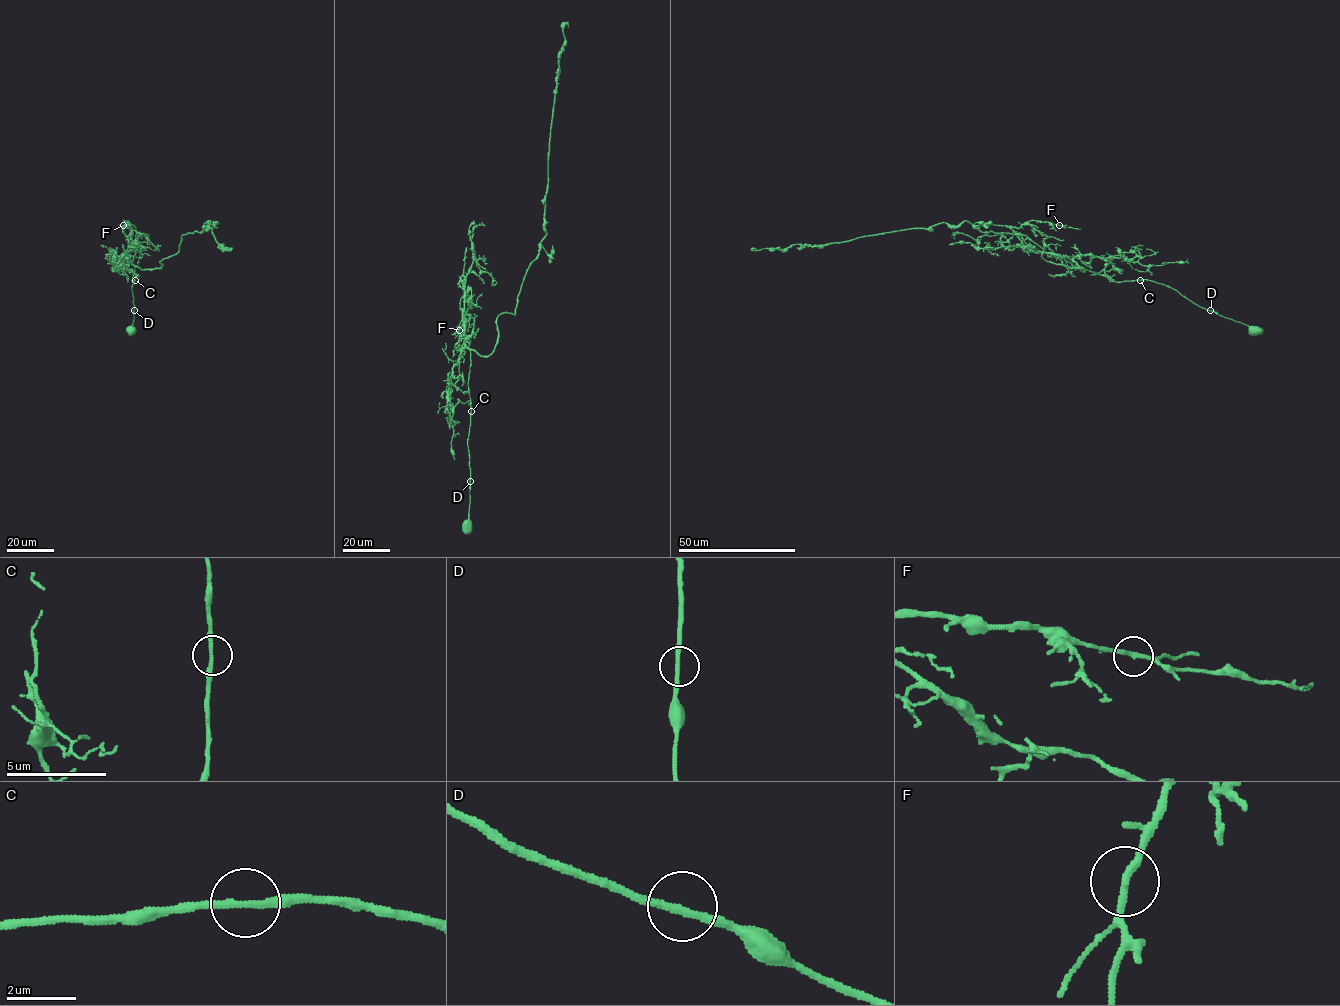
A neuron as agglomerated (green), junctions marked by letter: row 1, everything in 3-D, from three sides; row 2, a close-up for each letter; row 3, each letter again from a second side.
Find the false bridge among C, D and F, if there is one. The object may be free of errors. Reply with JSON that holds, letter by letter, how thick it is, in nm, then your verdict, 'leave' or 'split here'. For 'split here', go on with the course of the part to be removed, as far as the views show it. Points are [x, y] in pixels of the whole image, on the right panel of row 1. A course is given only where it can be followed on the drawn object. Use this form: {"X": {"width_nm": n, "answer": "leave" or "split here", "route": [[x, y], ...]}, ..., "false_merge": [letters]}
{"C": {"width_nm": 240, "answer": "leave"}, "D": {"width_nm": 240, "answer": "leave"}, "F": {"width_nm": 200, "answer": "leave"}, "false_merge": []}

